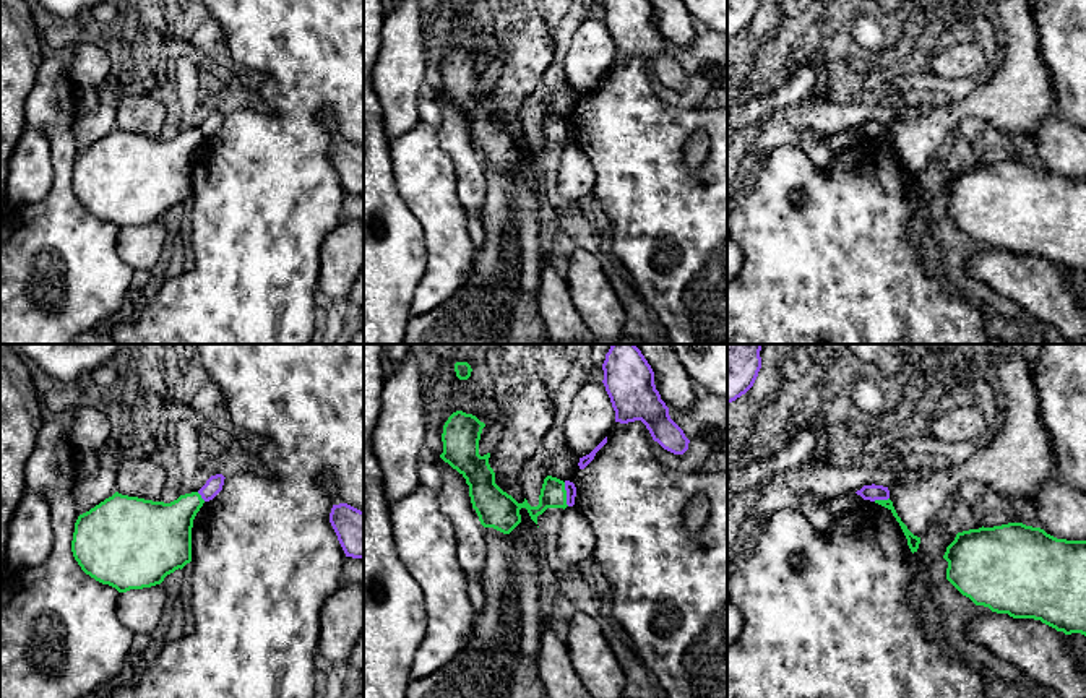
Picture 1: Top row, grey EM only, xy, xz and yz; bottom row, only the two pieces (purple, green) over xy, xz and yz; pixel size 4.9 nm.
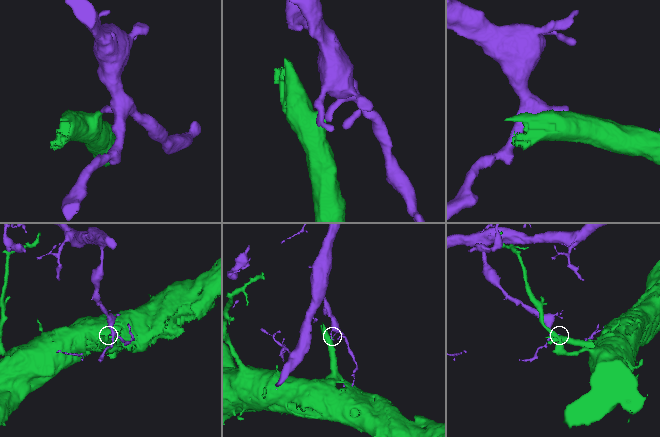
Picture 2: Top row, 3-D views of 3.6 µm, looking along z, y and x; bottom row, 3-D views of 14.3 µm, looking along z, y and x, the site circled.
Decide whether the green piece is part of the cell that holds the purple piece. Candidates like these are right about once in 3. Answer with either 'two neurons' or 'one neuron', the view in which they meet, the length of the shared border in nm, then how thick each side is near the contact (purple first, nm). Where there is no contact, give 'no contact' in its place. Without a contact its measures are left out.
two neurons | xz | 120 nm | 50/130 nm

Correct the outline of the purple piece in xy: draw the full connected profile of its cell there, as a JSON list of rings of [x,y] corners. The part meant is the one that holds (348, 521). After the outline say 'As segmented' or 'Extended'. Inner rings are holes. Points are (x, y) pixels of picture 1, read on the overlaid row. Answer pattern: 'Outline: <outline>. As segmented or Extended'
Outline: [[[333,505],[330,523],[346,557],[364,558],[364,511],[347,505]]]. As segmented

